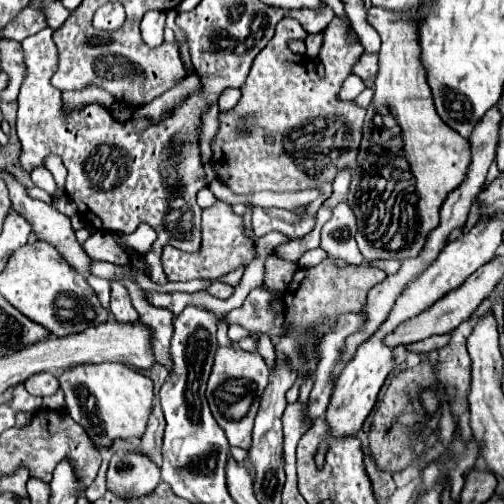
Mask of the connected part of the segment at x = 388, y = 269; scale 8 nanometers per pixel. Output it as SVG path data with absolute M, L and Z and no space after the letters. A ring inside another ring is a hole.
M389 259L371 261L370 265L383 270L387 275L390 275L399 270L401 263L398 260Z

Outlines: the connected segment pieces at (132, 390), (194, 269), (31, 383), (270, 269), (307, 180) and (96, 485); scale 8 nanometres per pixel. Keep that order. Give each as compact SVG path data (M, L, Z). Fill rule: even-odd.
M89 364L65 370L61 390L71 408L69 416L81 424L95 448L109 448L117 438L143 438L153 408L153 382L125 364Z
M215 202L211 208L203 210L203 240L199 252L181 252L177 248L165 248L163 268L169 282L189 282L195 278L219 278L241 264L249 264L255 258L255 244L245 236L243 218L235 216L231 206L225 202Z
M39 372L25 380L25 390L33 396L51 396L57 392L57 388L59 388L59 382L49 372Z
M271 254L269 262L267 262L265 282L275 292L283 294L287 290L287 286L289 286L289 282L291 282L295 272L297 272L297 264L295 262L285 262L285 260L279 260L275 254Z
M289 16L278 22L273 38L257 54L251 72L240 88L239 104L229 112L219 114L219 132L213 140L213 158L215 158L213 168L233 192L237 194L251 194L259 190L297 192L307 188L321 188L325 182L333 180L337 170L341 170L343 166L347 164L355 166L365 110L355 106L353 102L341 102L337 98L343 80L349 76L349 68L363 54L363 46L347 38L350 28L351 23L348 19L334 17L325 29L324 40L318 53L325 68L325 78L319 78L315 64L307 56L293 54L288 46L292 39L305 40L307 32L301 28L297 20ZM265 134L271 134L275 142L267 144Z
M103 460L103 464L101 464L101 468L99 468L99 474L97 474L95 482L93 482L93 484L89 486L89 490L85 492L85 496L87 496L89 502L95 502L97 498L101 498L101 496L107 492L107 488L105 488L105 474L107 474L107 462Z

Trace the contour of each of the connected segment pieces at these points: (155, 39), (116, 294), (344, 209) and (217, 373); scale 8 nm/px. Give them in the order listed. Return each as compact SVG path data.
M151 10L141 20L141 34L147 46L163 44L163 28L165 28L165 12Z
M111 282L111 304L109 304L109 310L115 316L115 320L119 320L119 322L135 324L139 320L139 314L133 308L127 290L119 282Z
M341 202L333 208L331 220L321 228L321 248L329 258L341 258L347 264L363 264L363 256L355 242L355 216L347 202Z
M239 346L217 348L215 364L207 384L207 400L217 424L223 428L231 446L239 446L245 450L251 448L253 420L255 420L261 392L265 390L267 380L269 380L269 368L261 358L261 354L245 352Z

